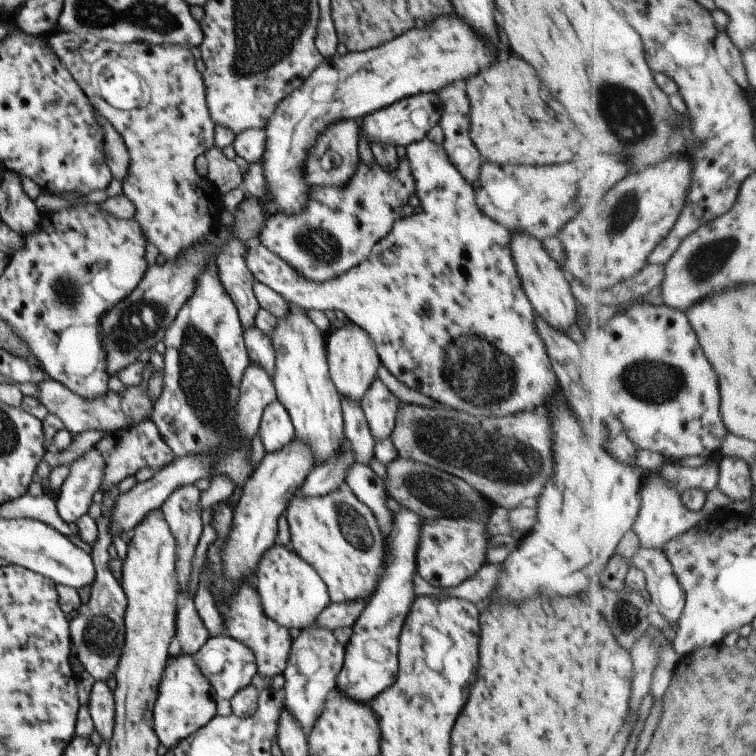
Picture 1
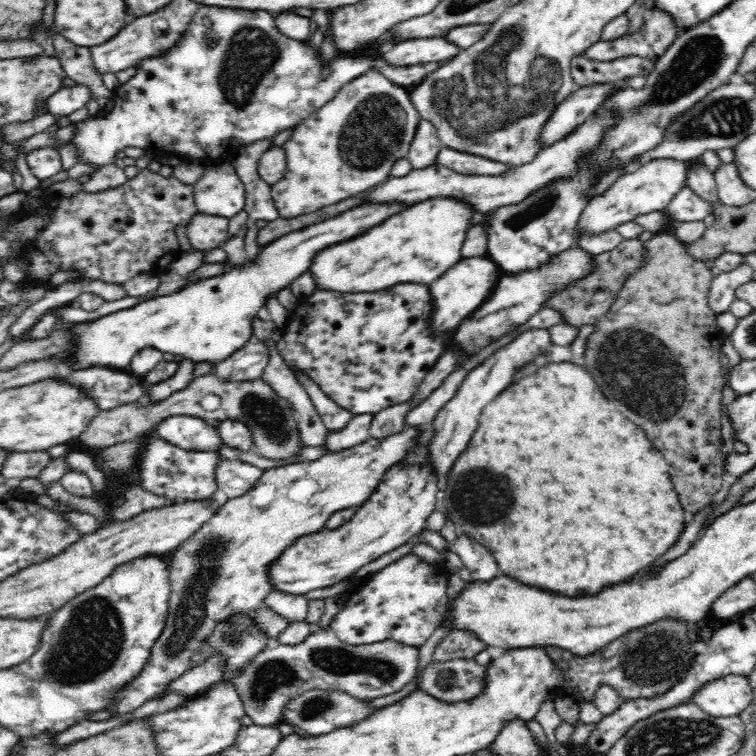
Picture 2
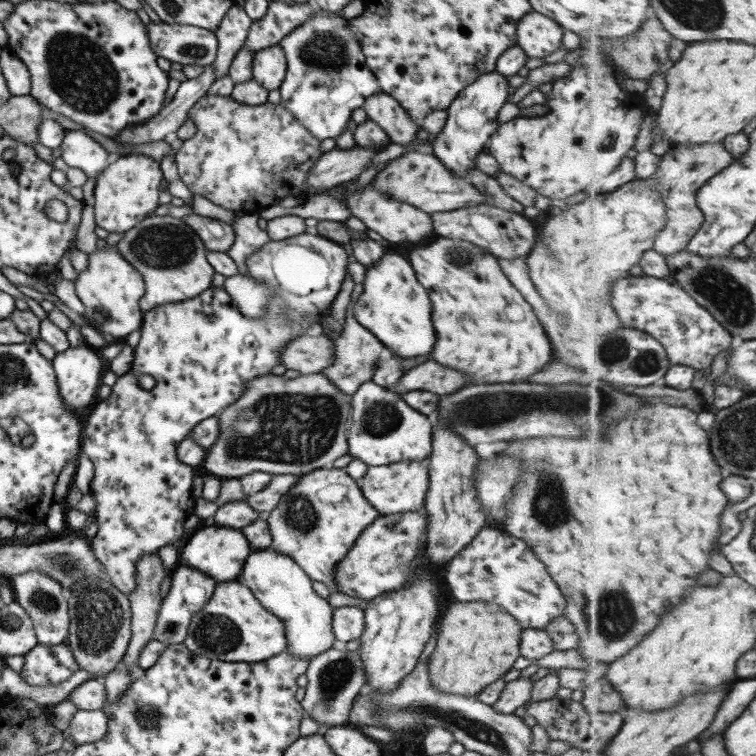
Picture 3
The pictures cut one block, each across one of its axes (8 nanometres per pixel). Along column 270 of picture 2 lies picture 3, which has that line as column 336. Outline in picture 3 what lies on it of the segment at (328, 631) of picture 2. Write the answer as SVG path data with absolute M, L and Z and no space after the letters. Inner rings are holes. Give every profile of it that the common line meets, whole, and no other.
M341 645L328 648L325 652L312 656L308 660L304 674L307 677L307 685L304 688L304 697L299 701L304 714L313 718L319 726L321 724L347 725L347 716L352 702L365 683L363 663L358 649L347 651Z

